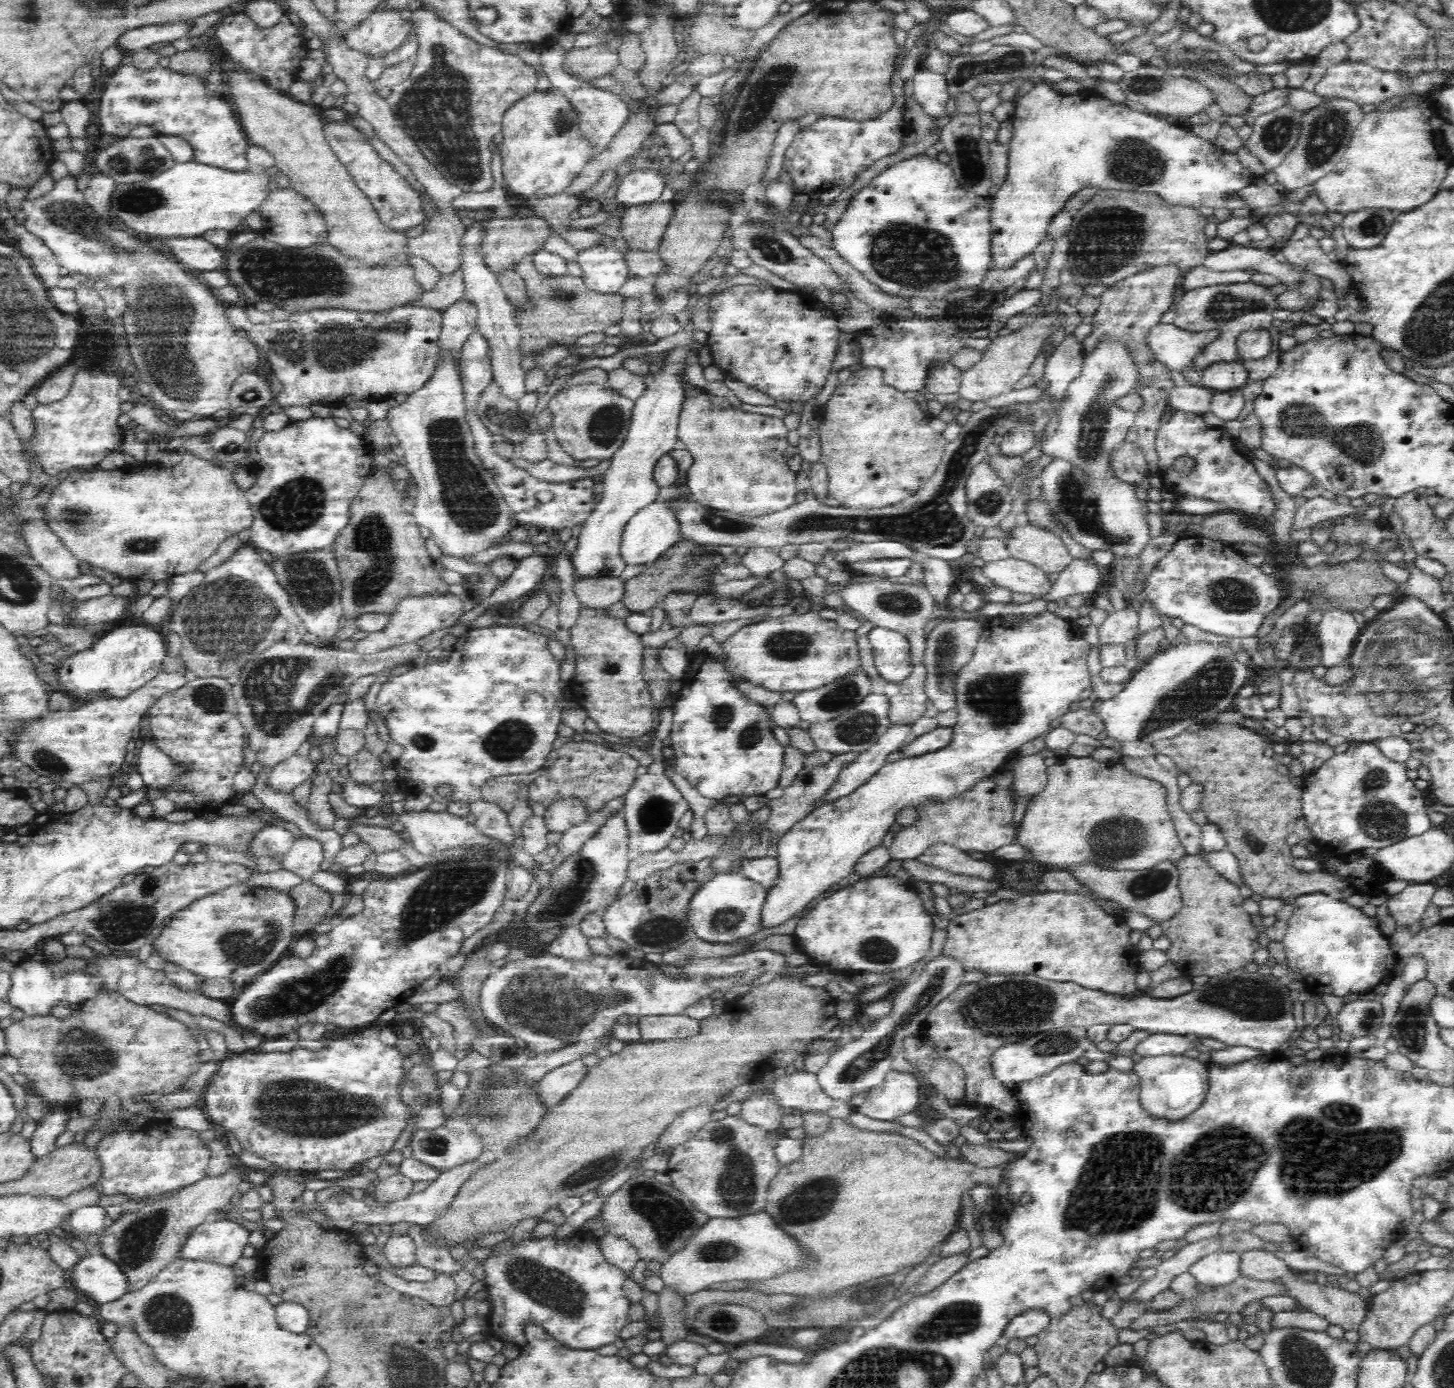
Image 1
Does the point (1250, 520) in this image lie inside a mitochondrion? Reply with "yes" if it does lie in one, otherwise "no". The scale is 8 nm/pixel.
no

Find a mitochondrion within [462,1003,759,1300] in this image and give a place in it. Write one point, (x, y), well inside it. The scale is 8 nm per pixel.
(669, 1218)

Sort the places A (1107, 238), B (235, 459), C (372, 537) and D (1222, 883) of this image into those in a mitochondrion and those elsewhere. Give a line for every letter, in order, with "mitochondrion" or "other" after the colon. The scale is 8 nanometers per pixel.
A: mitochondrion
B: other
C: mitochondrion
D: other

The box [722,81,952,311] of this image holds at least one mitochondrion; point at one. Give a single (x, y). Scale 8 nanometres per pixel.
(767, 248)

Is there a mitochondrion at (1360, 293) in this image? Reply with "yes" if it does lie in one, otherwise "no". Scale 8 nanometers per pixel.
no

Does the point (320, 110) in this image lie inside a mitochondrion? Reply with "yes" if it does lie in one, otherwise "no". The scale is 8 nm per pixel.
no

